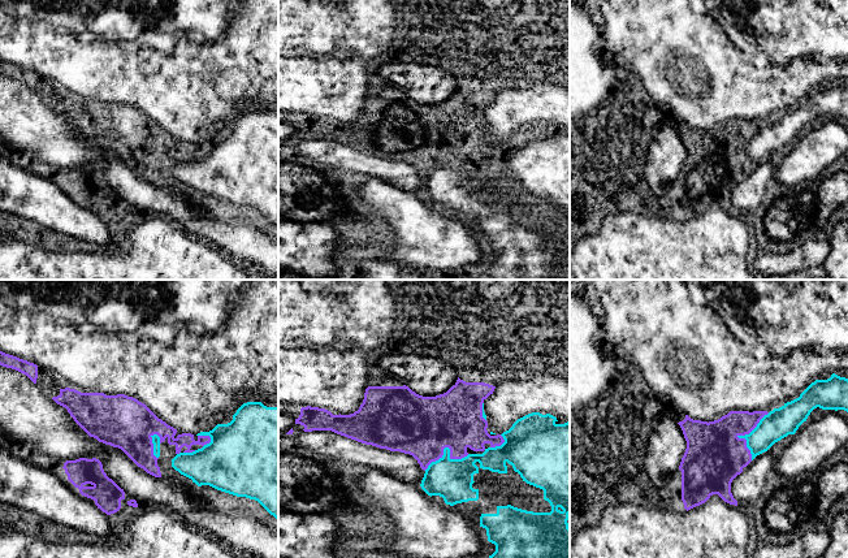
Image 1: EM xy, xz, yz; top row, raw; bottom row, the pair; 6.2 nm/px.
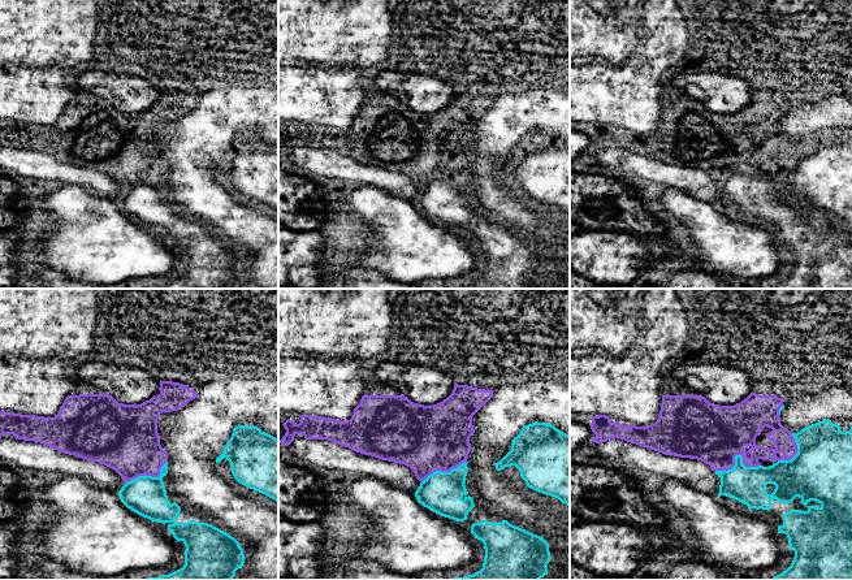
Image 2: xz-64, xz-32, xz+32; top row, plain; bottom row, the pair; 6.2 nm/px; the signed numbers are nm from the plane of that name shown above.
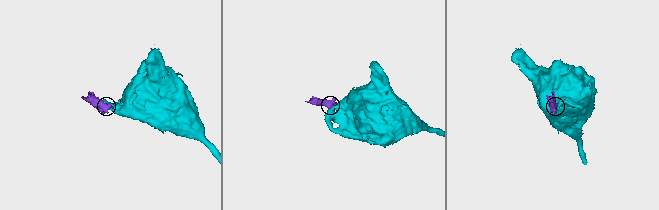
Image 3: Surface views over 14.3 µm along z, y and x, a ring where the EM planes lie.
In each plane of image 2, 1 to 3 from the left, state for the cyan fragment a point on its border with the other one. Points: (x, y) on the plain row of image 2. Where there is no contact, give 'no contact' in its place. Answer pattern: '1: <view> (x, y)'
1: xz-64 (150, 184)
2: xz-32 (444, 180)
3: xz+32 (736, 163)

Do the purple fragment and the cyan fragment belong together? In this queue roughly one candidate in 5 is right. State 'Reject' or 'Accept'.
Reject

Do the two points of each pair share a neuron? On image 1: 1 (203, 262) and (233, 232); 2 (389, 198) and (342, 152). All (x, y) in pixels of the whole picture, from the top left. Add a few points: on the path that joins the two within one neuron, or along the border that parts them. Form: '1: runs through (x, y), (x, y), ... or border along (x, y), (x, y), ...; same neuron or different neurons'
1: border along (190, 233), (213, 243), (224, 252); different neurons
2: border along (370, 176), (385, 180), (398, 187); different neurons

